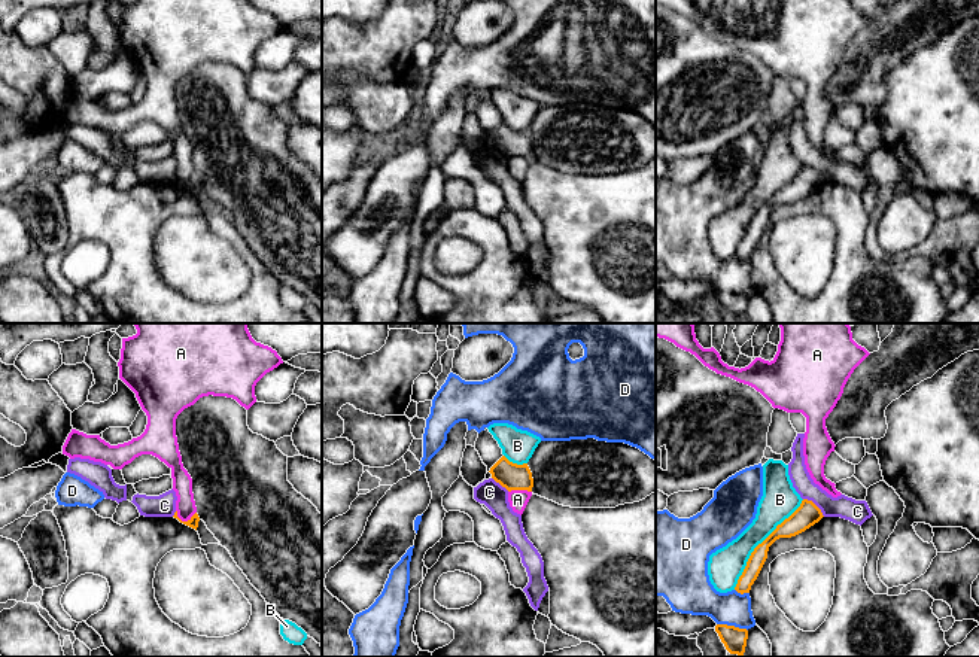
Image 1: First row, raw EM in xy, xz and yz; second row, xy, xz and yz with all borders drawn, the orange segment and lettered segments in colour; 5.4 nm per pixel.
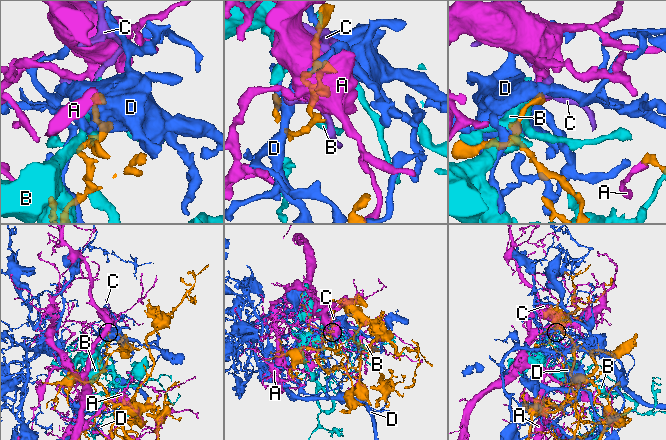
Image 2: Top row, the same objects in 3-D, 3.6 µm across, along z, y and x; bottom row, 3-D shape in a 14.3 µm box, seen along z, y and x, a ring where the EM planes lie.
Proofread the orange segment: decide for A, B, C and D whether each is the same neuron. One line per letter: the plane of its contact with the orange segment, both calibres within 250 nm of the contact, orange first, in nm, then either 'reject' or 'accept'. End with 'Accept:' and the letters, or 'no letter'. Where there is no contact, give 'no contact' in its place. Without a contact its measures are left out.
A: contact in xy; calibres 50 and 110 nm; reject
B: contact in yz; calibres 110 and 190 nm; reject
C: contact in yz; calibres 120 and 130 nm; reject
D: contact in yz; calibres 130 and 200 nm; reject
Accept: no letter

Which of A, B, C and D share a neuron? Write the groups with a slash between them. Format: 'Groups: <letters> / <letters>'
Groups: A / B / C / D

